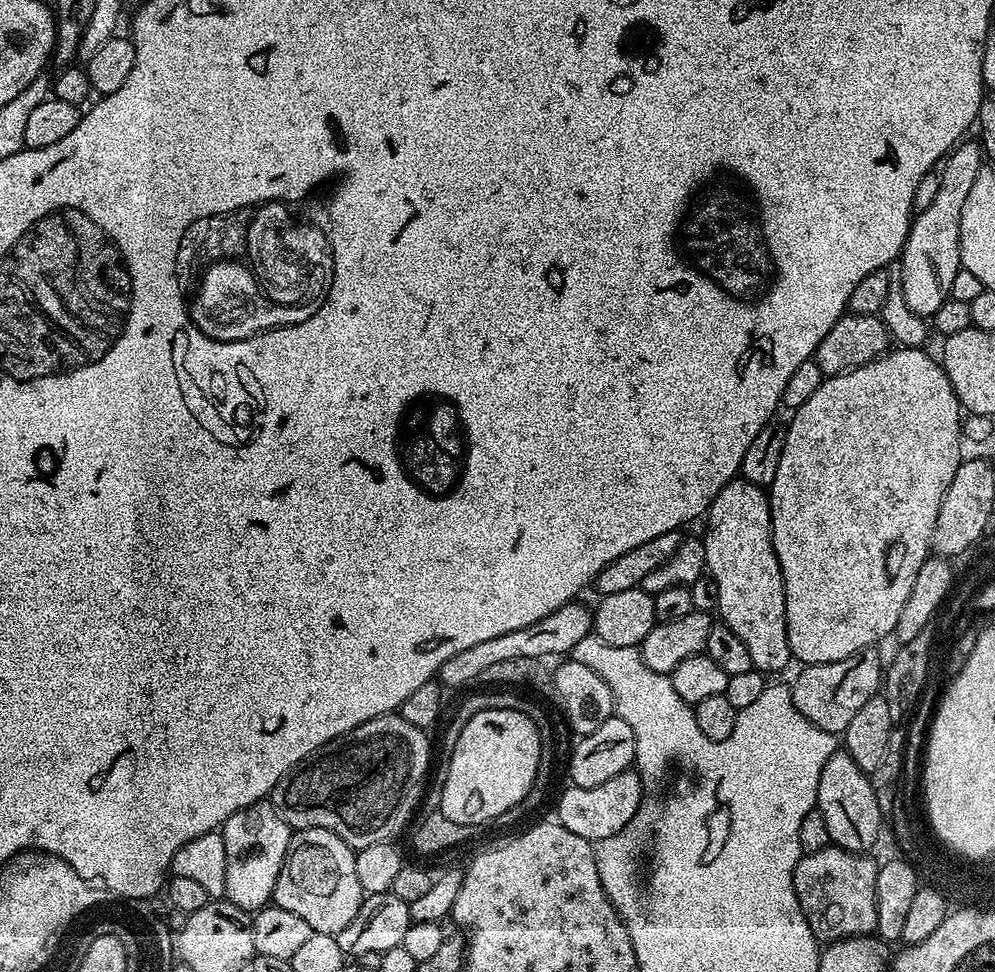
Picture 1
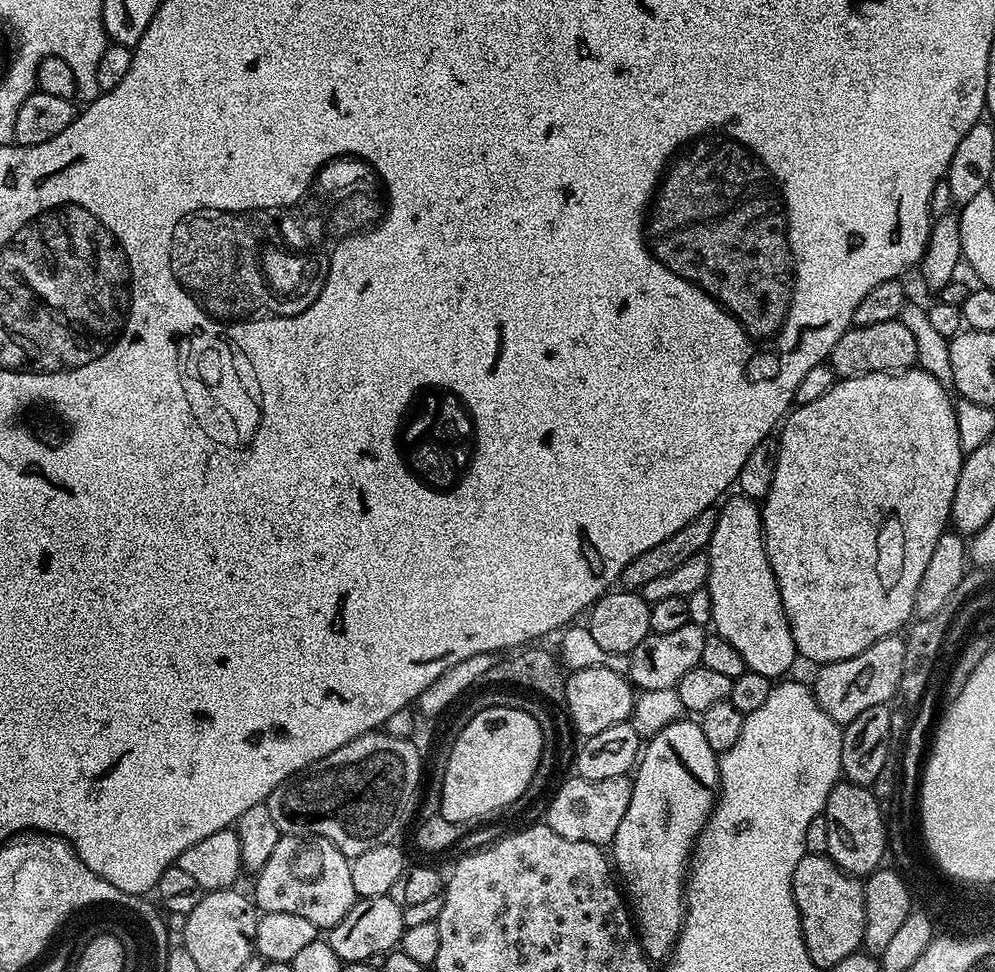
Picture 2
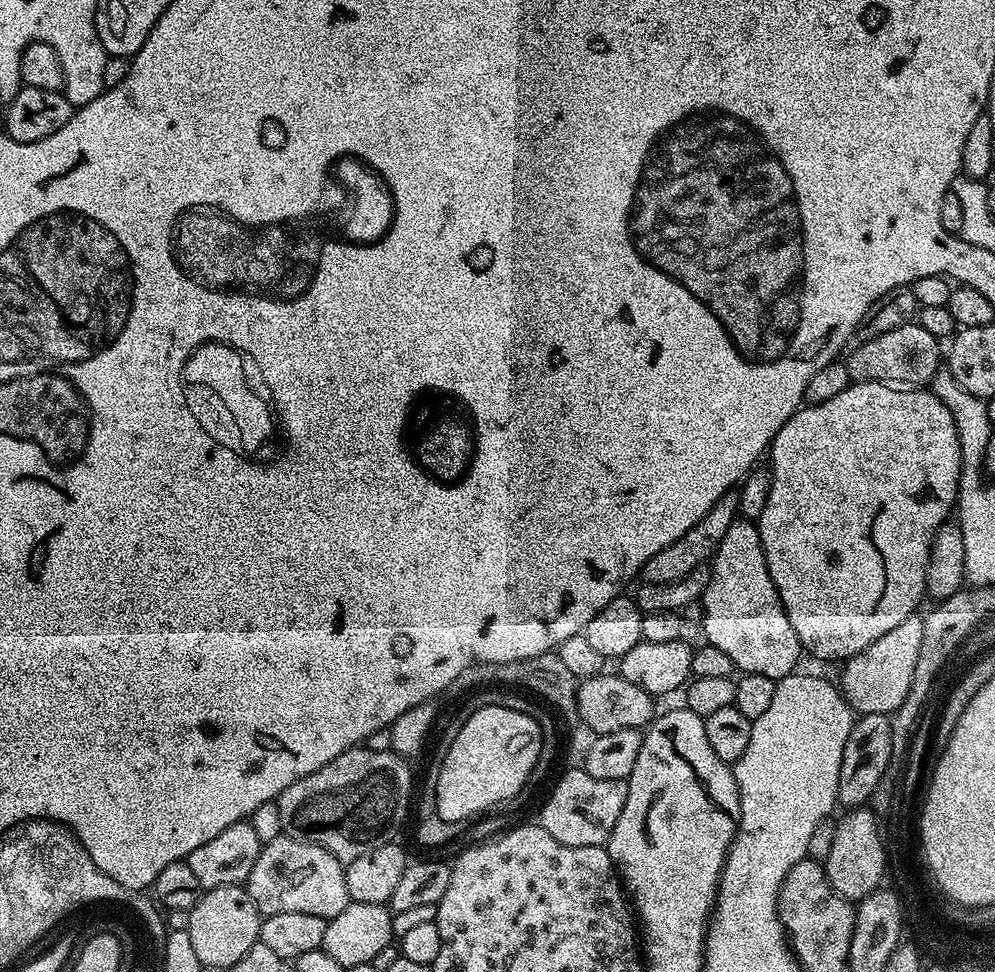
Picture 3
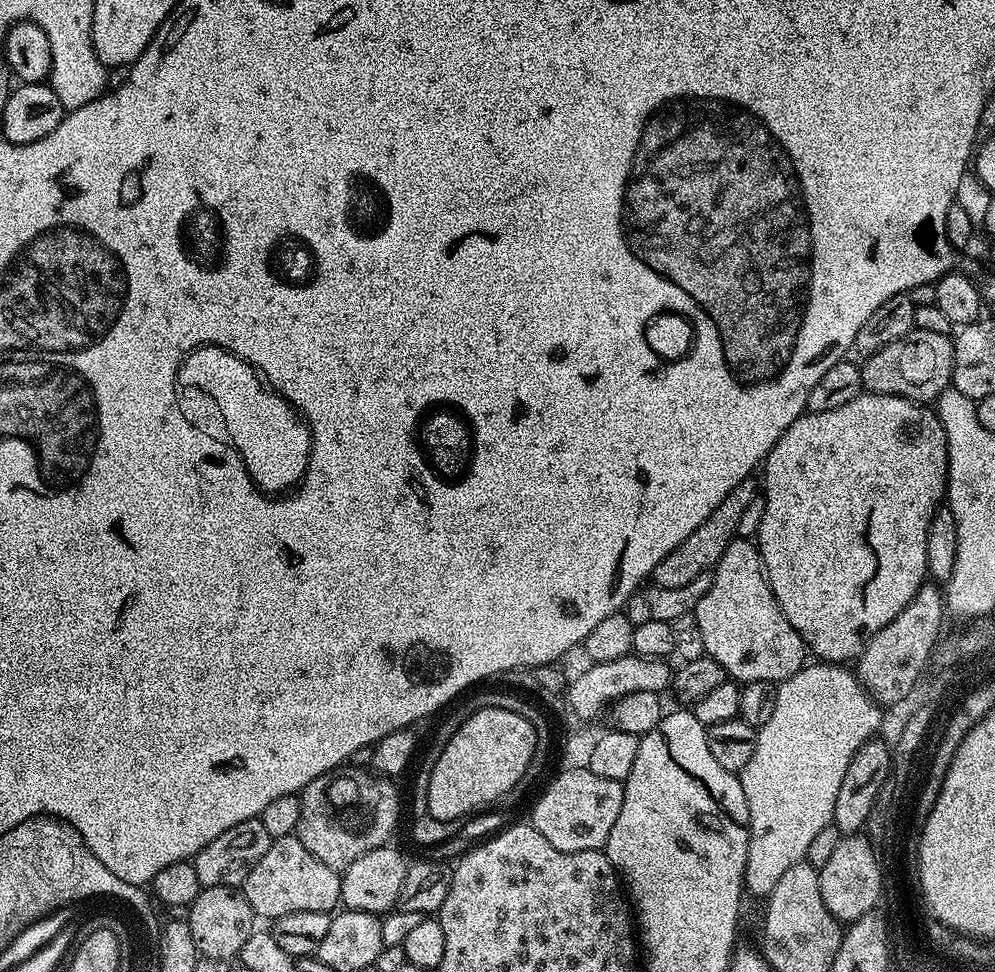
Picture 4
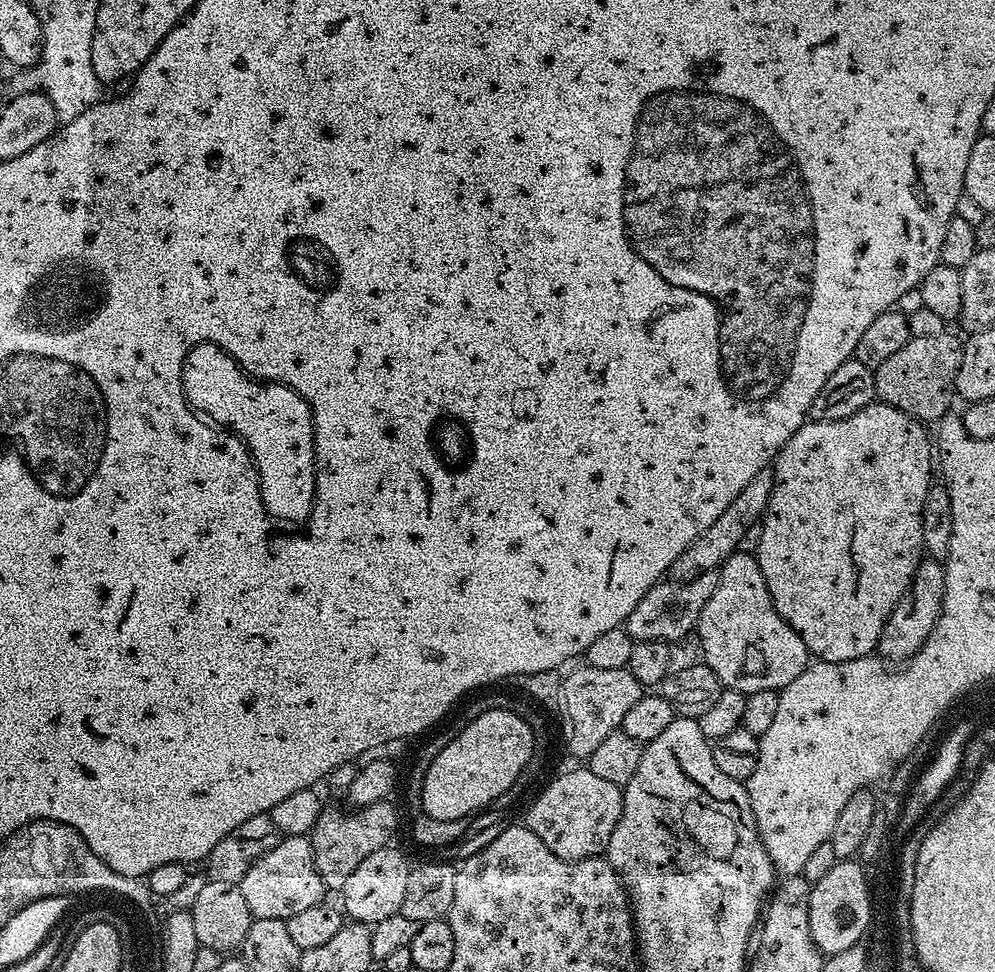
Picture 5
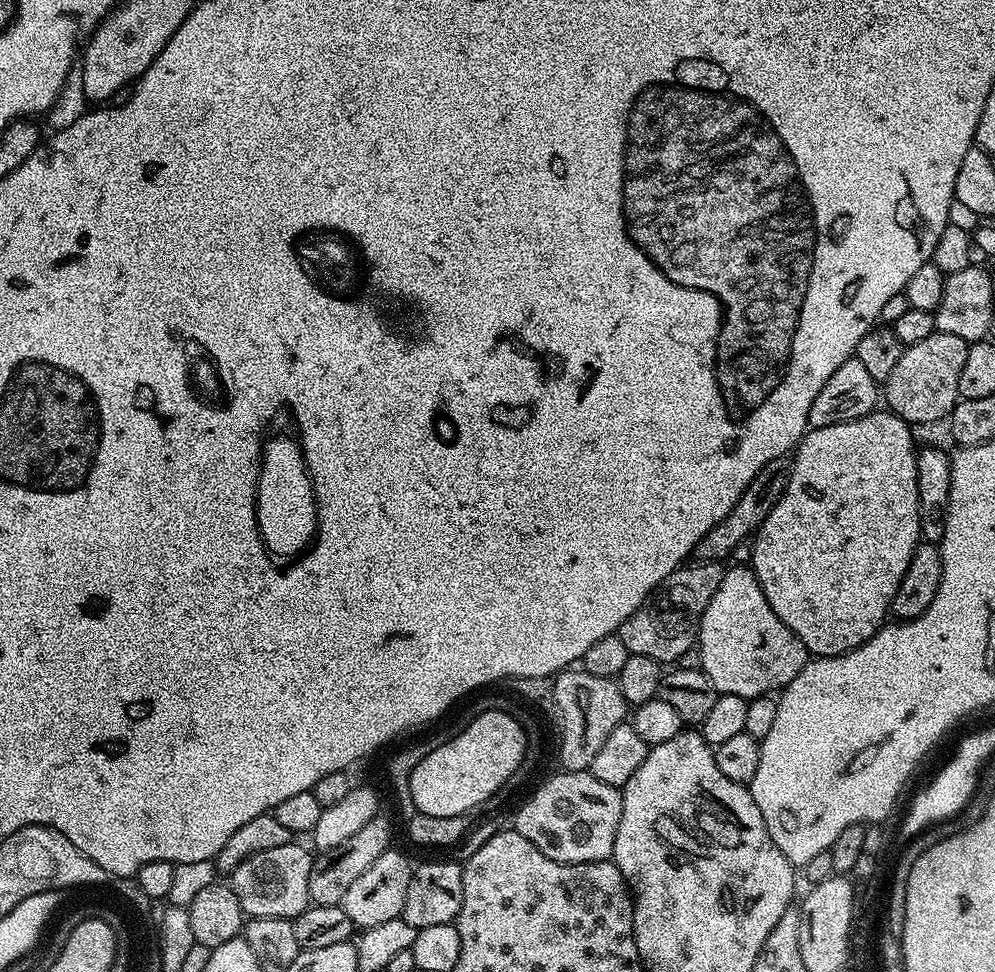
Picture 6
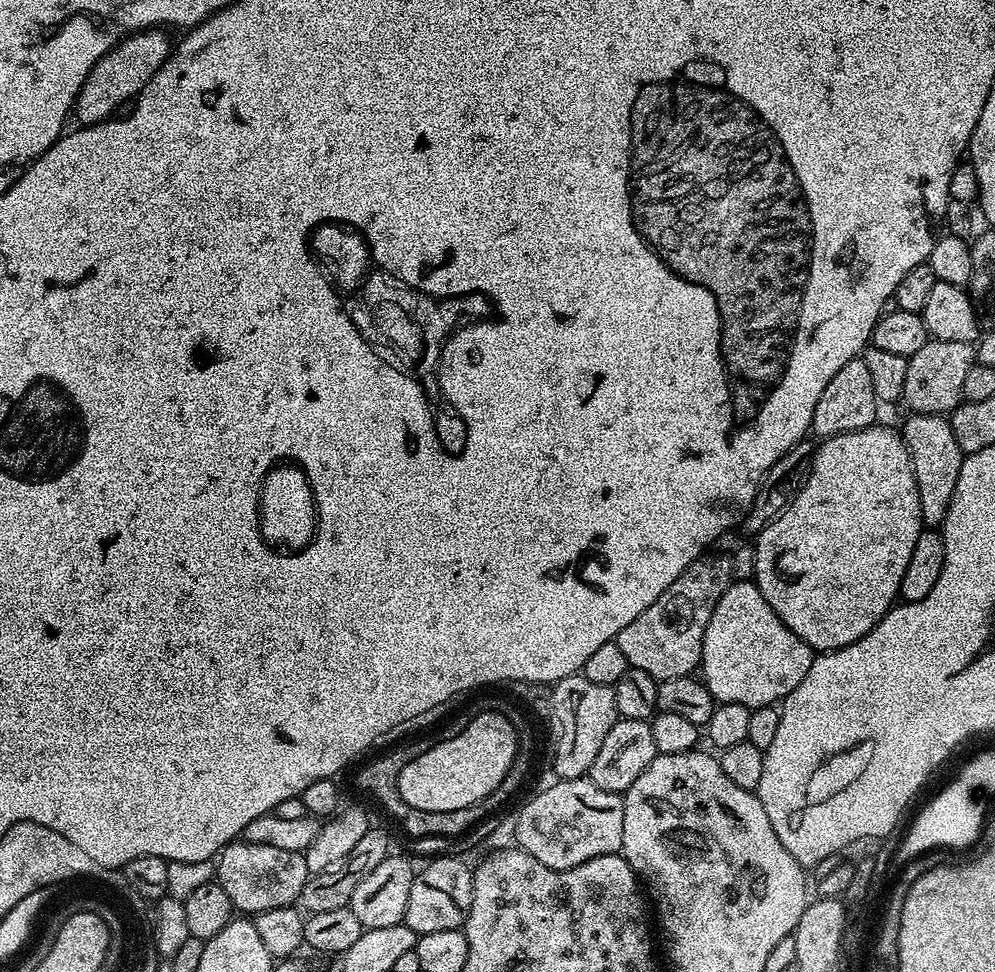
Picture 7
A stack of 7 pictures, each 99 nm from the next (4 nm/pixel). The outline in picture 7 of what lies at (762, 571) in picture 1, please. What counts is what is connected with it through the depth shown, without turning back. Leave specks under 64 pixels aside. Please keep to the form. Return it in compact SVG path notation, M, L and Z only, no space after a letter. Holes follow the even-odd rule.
M737 580L718 598L718 606L710 614L700 668L713 700L721 704L738 702L753 709L783 701L806 678L813 659L814 649L774 614L755 583Z

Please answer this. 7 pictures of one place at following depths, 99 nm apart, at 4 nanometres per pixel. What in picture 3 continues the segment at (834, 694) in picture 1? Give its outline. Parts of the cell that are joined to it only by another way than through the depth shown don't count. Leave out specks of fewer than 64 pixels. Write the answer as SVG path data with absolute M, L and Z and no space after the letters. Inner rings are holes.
M914 614L906 618L906 622L894 626L894 630L882 634L882 638L866 646L866 650L843 661L844 673L838 679L838 687L853 713L888 716L906 702L910 682L914 682L914 669L918 667L918 654L922 651L923 626L923 619Z

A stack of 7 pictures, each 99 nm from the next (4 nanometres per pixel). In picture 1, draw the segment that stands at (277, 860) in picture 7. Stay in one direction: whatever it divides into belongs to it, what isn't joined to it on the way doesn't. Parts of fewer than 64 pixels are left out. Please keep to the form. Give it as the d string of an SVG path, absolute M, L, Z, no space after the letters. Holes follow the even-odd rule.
M301 828L301 831L304 836L299 836L297 831L292 833L296 844L290 842L286 850L271 903L282 910L290 910L290 914L304 912L304 916L316 924L313 932L324 928L322 934L332 936L332 928L342 930L340 924L348 925L354 918L352 912L358 914L358 906L366 895L354 870L356 852L330 830Z

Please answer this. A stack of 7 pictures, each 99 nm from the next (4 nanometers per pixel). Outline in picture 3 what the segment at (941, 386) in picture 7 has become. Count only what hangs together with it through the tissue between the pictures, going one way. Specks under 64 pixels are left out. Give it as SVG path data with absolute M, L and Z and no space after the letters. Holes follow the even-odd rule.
M918 322L904 324L877 338L861 341L845 364L848 376L855 383L878 381L904 386L924 386L931 383L942 364L942 346ZM941 348L941 352L940 352ZM940 364L940 365L939 365Z

